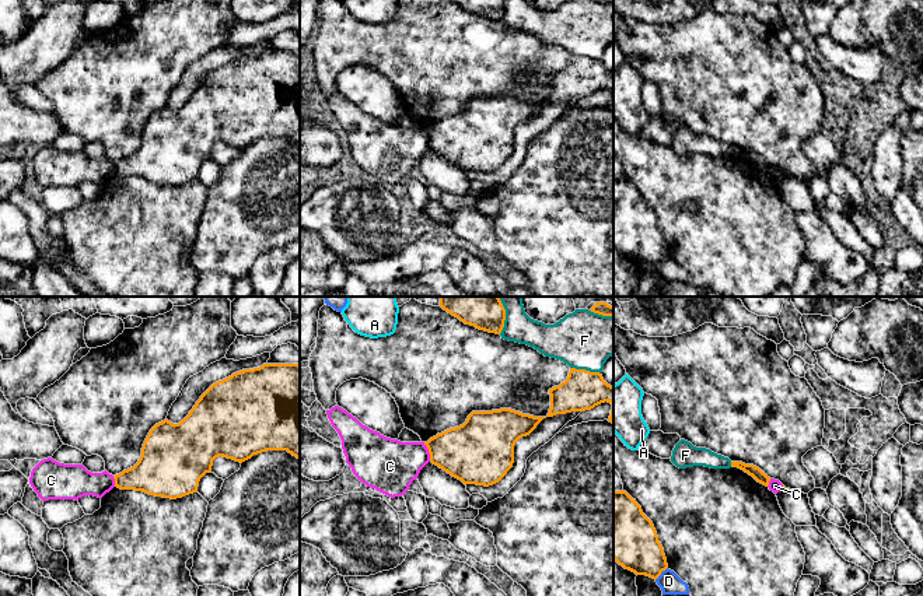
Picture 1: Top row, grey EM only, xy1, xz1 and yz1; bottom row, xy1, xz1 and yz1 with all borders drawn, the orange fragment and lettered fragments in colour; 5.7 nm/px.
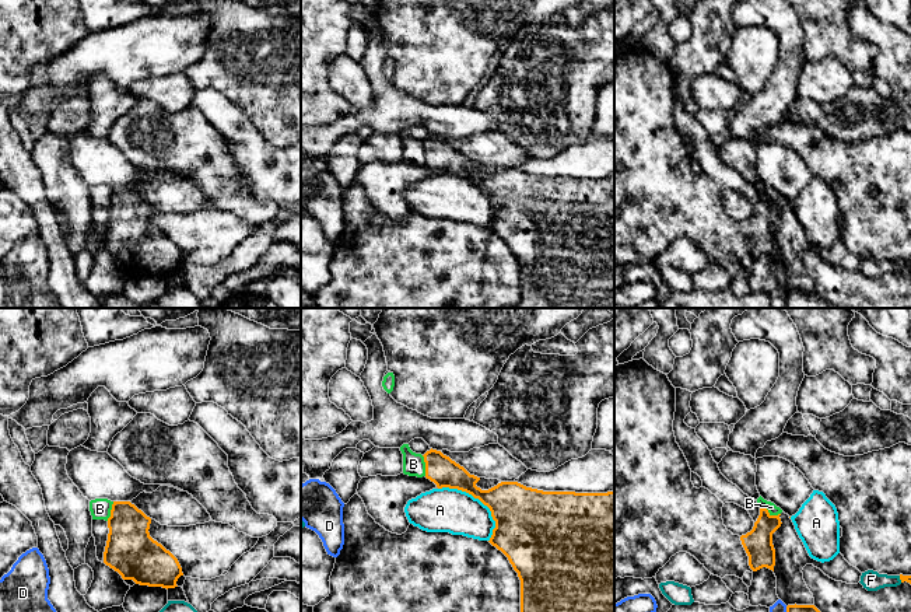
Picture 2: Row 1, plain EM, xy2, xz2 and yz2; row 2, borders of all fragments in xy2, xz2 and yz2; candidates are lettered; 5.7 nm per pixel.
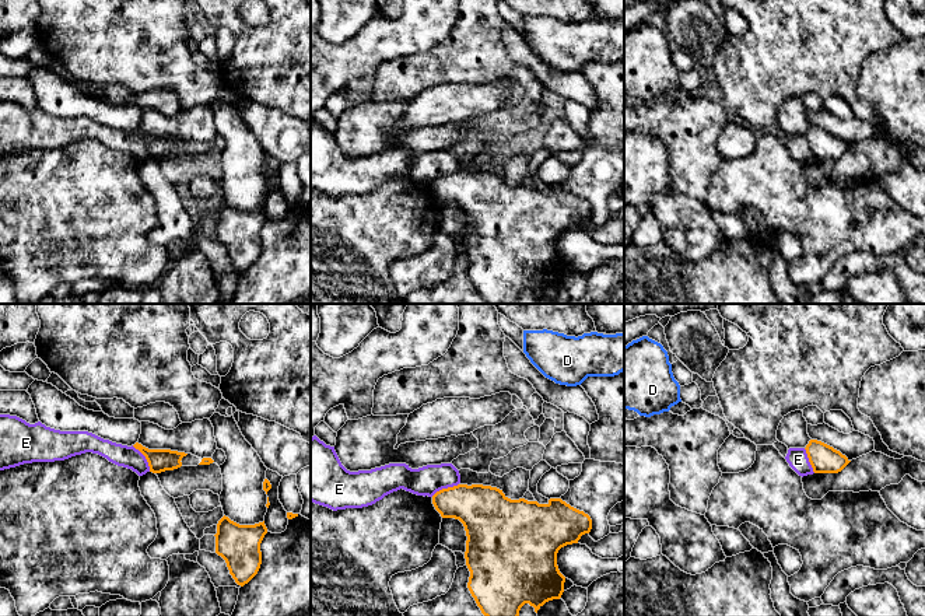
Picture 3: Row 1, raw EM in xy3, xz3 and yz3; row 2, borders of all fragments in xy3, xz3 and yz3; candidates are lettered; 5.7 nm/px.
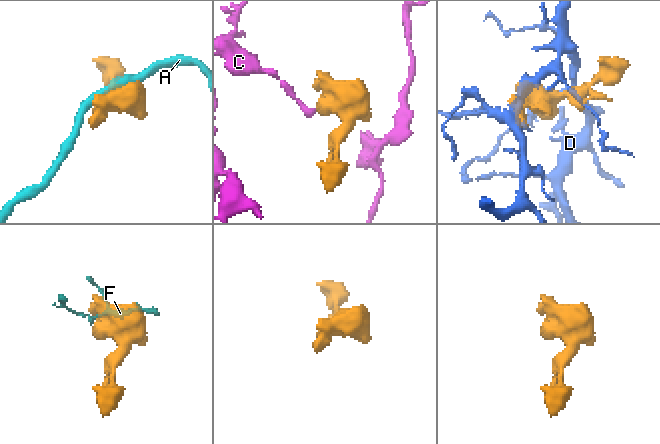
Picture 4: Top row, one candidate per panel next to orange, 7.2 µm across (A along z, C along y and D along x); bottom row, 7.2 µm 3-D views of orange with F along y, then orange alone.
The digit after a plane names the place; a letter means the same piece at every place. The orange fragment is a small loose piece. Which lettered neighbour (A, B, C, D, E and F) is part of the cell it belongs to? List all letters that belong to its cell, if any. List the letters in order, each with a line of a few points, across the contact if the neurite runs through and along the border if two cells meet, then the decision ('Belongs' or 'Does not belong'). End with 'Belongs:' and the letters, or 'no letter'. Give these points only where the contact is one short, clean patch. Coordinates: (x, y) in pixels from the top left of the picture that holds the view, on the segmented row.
A: Does not belong
B: Line: yz2 (760, 506), (771, 514), (780, 514). Does not belong
C: Line: xz1 (423, 442), (430, 460). Does not belong
D: Does not belong
E: Line: xy3 (132, 445), (144, 457), (150, 471). Does not belong
F: Does not belong
Belongs: no letter

